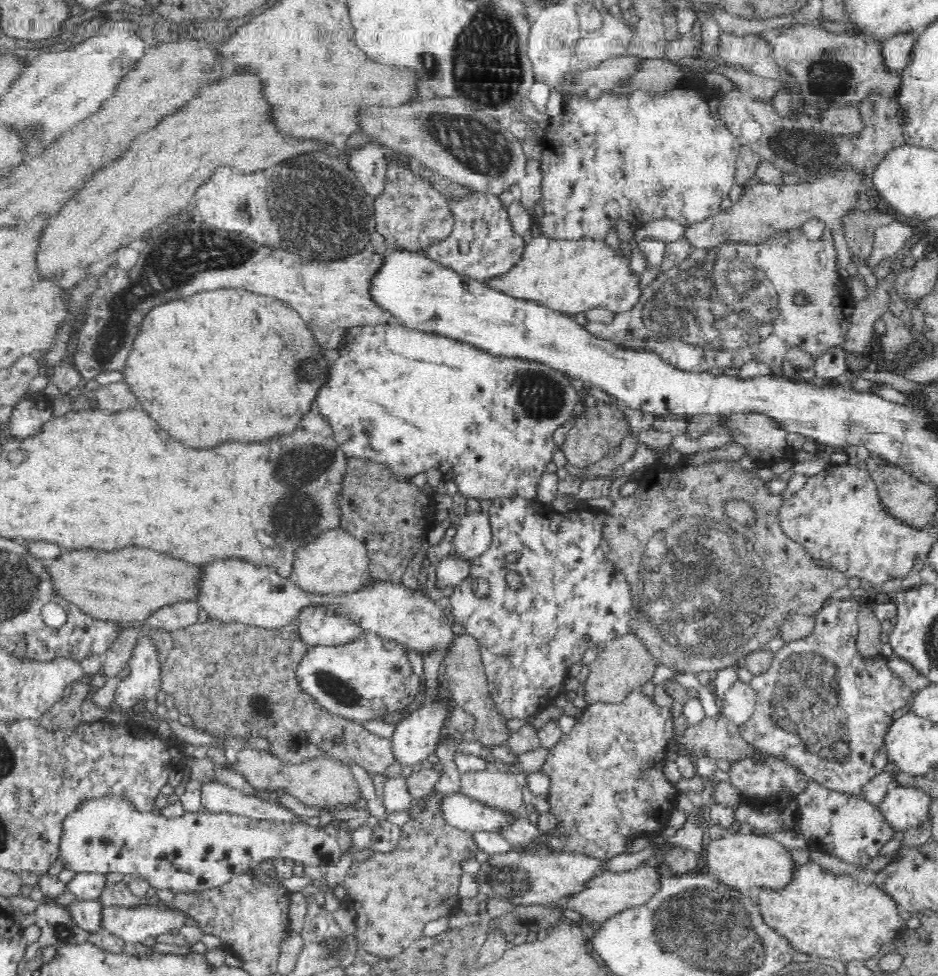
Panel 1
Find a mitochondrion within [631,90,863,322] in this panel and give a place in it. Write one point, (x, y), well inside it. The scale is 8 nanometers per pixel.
(812, 147)

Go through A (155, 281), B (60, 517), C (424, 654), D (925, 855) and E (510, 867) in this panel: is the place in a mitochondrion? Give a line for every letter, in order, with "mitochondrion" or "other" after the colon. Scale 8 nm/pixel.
A: mitochondrion
B: other
C: other
D: other
E: mitochondrion

